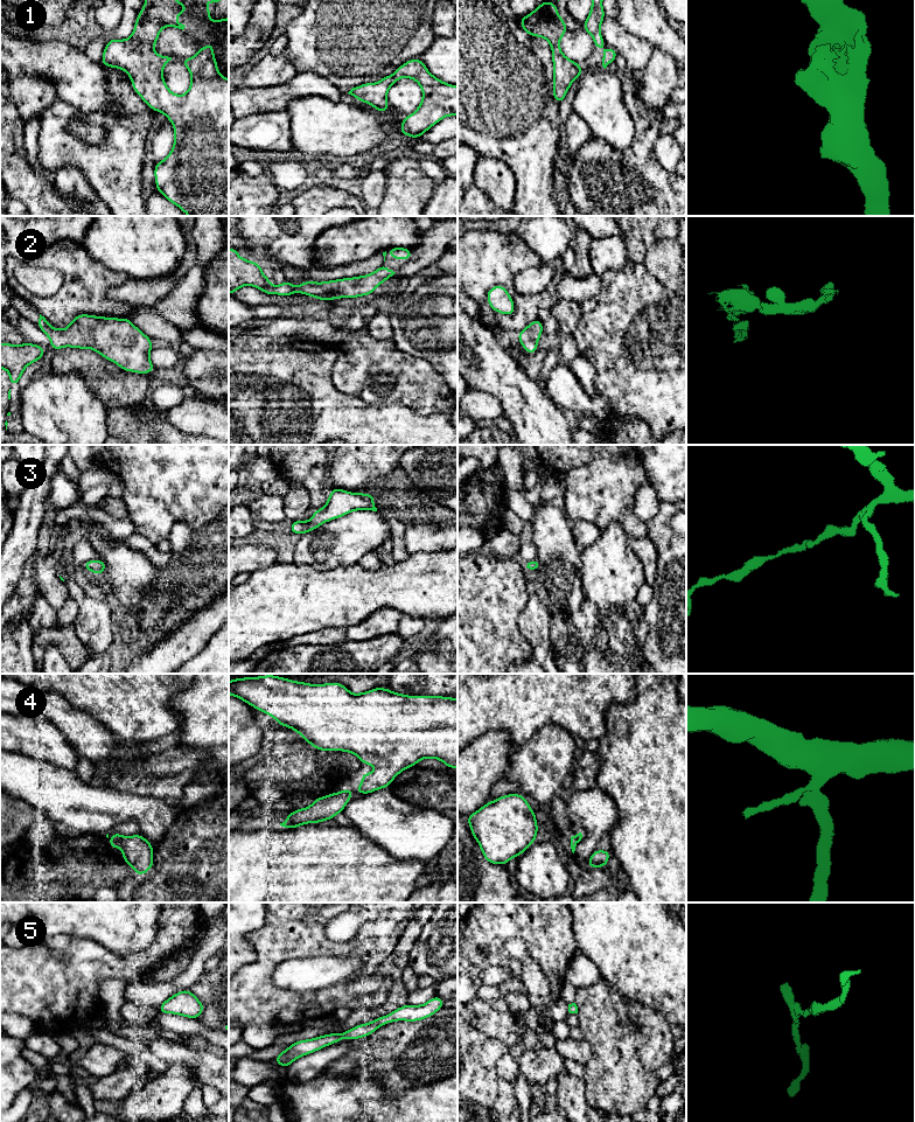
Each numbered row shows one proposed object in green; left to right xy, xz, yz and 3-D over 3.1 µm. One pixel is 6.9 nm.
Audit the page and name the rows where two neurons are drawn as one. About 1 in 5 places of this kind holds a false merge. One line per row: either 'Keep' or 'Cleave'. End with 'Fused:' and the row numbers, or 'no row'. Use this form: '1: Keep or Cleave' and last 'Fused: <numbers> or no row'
1: Keep
2: Keep
3: Keep
4: Cleave
5: Keep
Fused: 4

